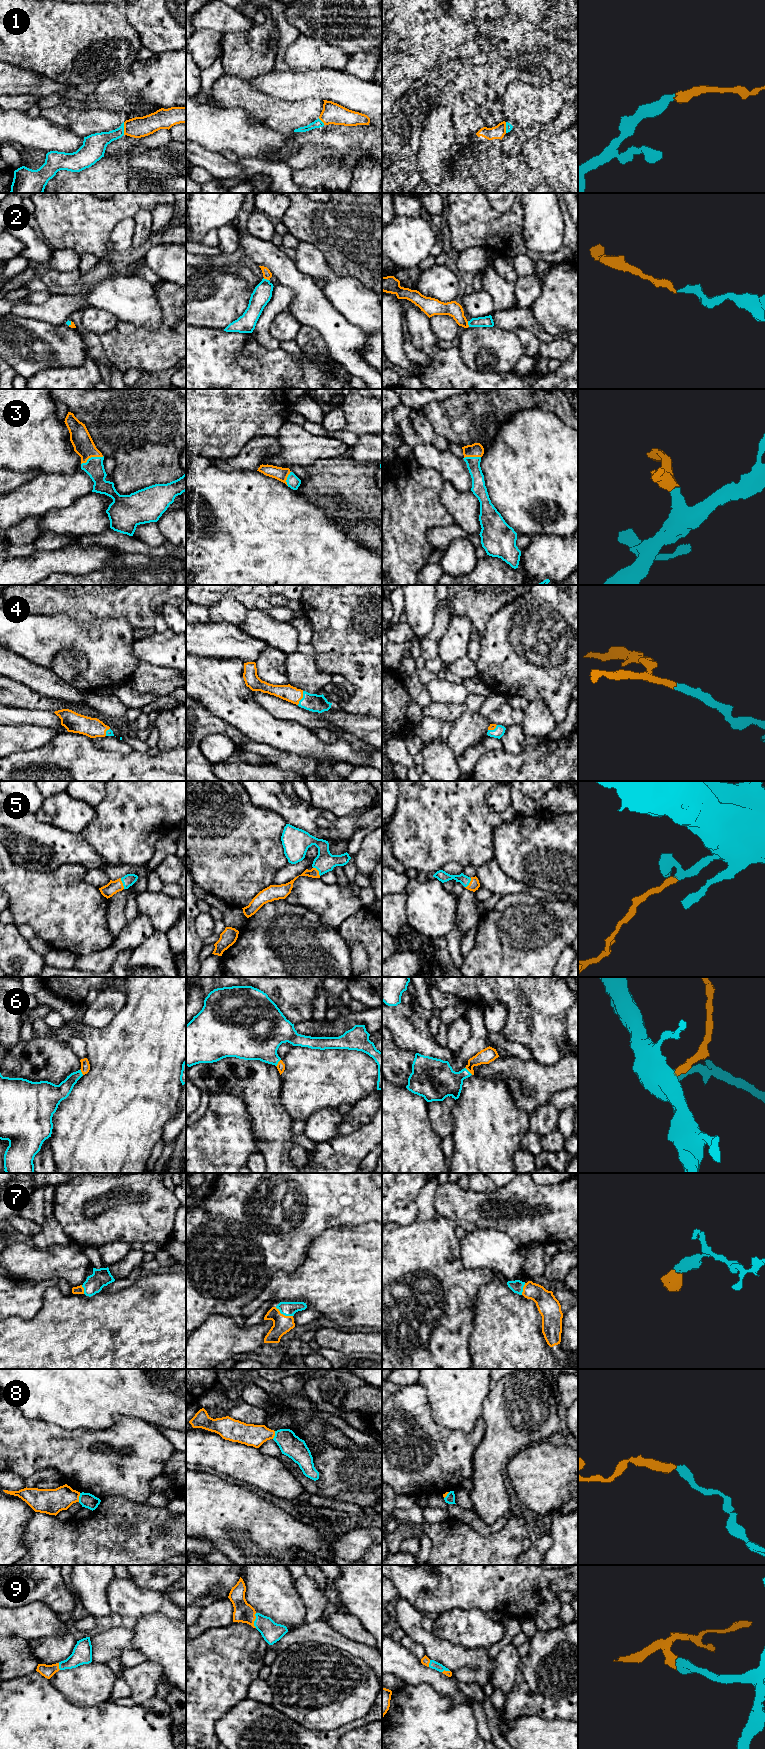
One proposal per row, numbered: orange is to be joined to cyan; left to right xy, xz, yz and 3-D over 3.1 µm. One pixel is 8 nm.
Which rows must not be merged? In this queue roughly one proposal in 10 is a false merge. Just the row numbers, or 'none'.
none

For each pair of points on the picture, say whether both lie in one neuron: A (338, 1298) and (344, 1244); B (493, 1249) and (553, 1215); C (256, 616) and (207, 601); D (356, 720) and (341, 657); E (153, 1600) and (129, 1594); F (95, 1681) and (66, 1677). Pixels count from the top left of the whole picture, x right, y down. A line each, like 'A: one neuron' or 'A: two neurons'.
A: one neuron
B: two neurons
C: two neurons
D: two neurons
E: one neuron
F: one neuron

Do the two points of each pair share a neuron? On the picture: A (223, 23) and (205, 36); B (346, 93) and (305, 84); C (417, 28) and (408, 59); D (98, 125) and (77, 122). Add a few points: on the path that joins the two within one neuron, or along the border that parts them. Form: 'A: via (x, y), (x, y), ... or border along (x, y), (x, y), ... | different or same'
A: border along (196, 29), (213, 29), (224, 33) | different
B: via (336, 86), (315, 84) | same
C: border along (409, 52), (425, 69) | different
D: via (93, 122), (82, 122) | same

